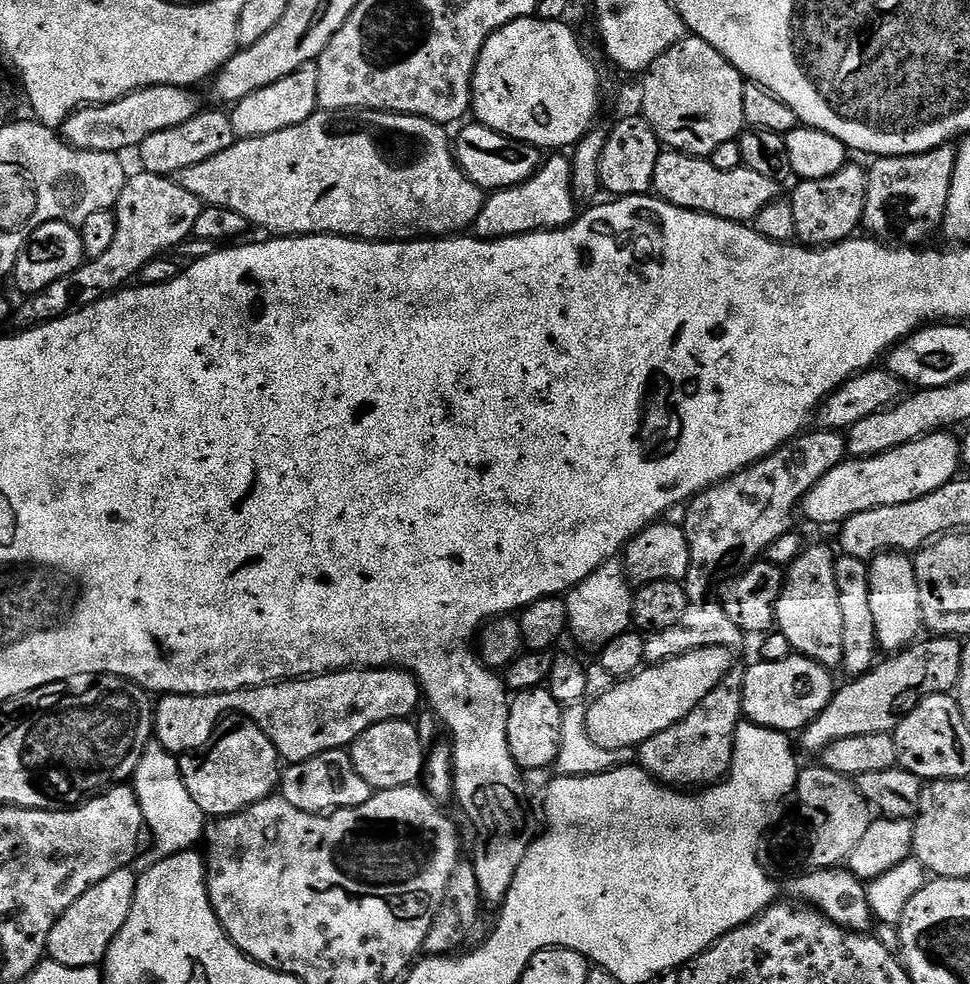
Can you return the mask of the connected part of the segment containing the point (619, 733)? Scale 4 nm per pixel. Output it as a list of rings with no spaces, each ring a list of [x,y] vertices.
[[[699,648],[681,656],[663,660],[660,664],[648,664],[635,676],[621,679],[608,688],[592,705],[586,708],[588,736],[602,750],[619,753],[620,748],[632,748],[646,743],[654,734],[670,730],[694,706],[710,694],[733,671],[731,648]]]

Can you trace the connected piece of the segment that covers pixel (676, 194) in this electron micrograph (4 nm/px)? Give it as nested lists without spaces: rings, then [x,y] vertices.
[[[661,151],[658,166],[654,166],[655,195],[668,204],[685,208],[691,212],[704,212],[723,220],[755,221],[758,213],[782,192],[781,185],[770,182],[762,174],[741,166],[738,170],[718,170],[711,159],[703,156],[685,156],[682,152]]]

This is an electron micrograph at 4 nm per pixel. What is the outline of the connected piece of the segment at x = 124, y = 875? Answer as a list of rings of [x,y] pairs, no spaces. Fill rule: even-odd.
[[[131,867],[114,870],[110,878],[102,878],[98,886],[86,890],[58,922],[54,922],[54,930],[50,930],[47,955],[54,962],[71,968],[94,968],[104,963],[104,955],[110,950],[114,938],[118,938],[118,930],[126,926],[126,918],[130,918],[130,906],[134,906],[136,881],[138,876]]]

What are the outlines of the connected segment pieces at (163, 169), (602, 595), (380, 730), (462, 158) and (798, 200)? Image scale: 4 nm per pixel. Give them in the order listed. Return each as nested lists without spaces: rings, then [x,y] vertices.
[[[201,110],[194,118],[190,118],[190,122],[182,122],[182,126],[170,126],[170,130],[158,130],[158,134],[150,134],[150,138],[146,138],[146,142],[139,146],[139,167],[143,171],[172,178],[178,170],[186,170],[186,166],[198,166],[198,162],[206,162],[206,158],[214,158],[214,154],[230,150],[237,139],[231,115],[227,111]]]
[[[616,558],[608,560],[590,578],[584,579],[565,595],[569,633],[584,644],[602,646],[608,643],[631,627],[633,598],[634,590],[623,563]]]
[[[411,719],[378,722],[350,745],[354,770],[373,790],[415,785],[423,777],[426,743],[412,723]]]
[[[465,123],[465,128],[454,136],[456,161],[460,163],[460,169],[467,174],[470,182],[485,190],[499,190],[526,182],[539,170],[542,163],[541,149],[535,148],[533,144],[498,134],[485,124],[471,123]]]
[[[849,162],[838,174],[830,174],[830,178],[800,180],[797,185],[790,199],[799,243],[810,248],[826,248],[857,235],[856,227],[859,229],[864,219],[868,189],[868,174],[863,167],[860,169],[855,162]]]

